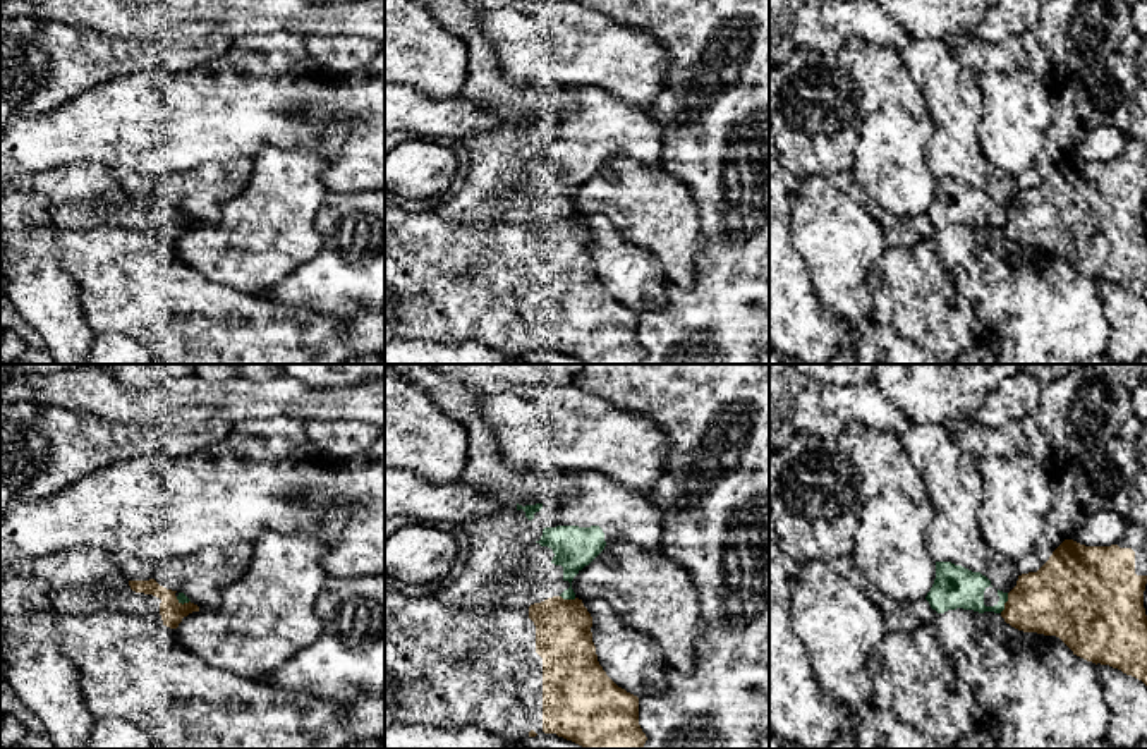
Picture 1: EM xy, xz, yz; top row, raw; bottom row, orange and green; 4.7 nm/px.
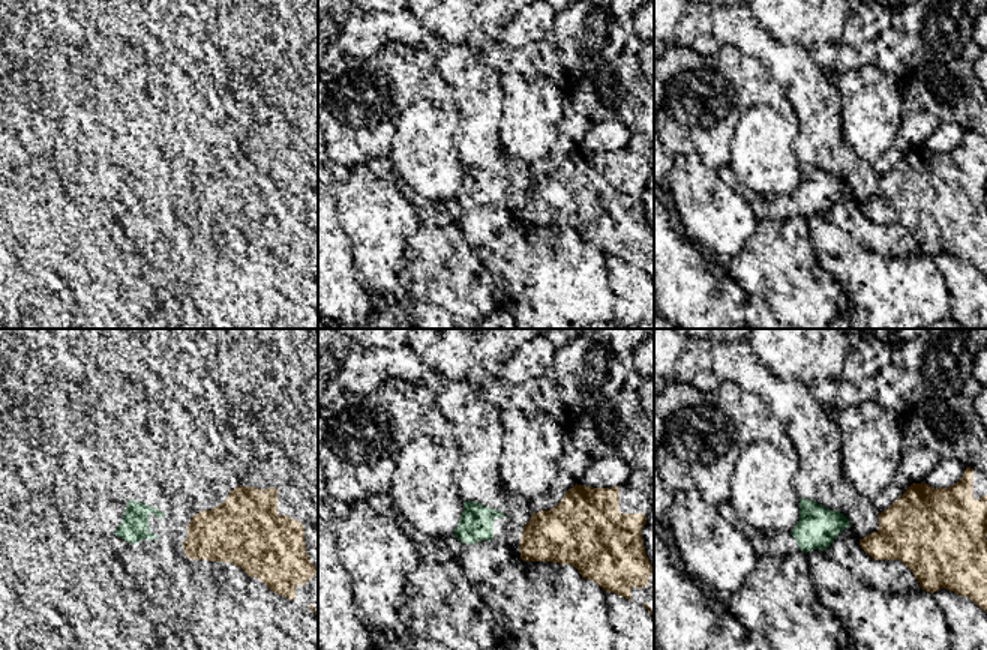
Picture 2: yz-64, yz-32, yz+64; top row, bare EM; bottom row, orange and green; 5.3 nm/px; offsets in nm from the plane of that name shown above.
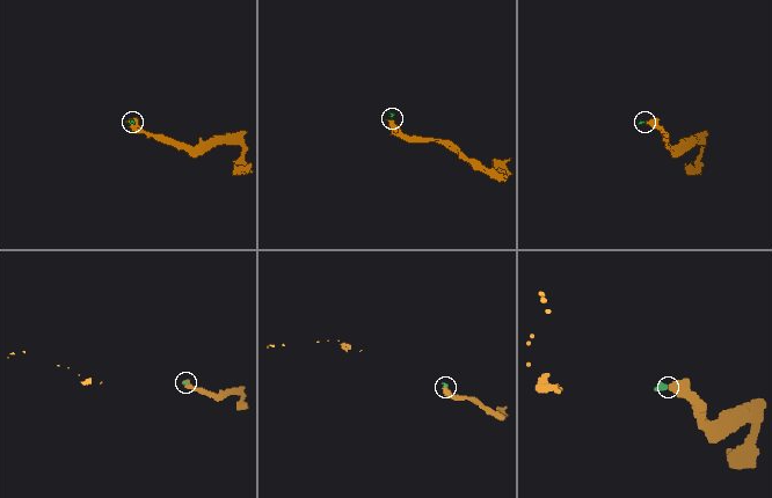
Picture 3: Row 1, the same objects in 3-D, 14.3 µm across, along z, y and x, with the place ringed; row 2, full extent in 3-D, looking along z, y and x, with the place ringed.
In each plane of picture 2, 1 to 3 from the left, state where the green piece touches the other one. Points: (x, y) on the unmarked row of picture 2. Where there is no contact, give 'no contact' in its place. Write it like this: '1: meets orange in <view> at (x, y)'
1: no contact
2: no contact
3: no contact

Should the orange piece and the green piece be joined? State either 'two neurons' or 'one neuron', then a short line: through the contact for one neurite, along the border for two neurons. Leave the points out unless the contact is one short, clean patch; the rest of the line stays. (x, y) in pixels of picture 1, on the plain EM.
two neurons

